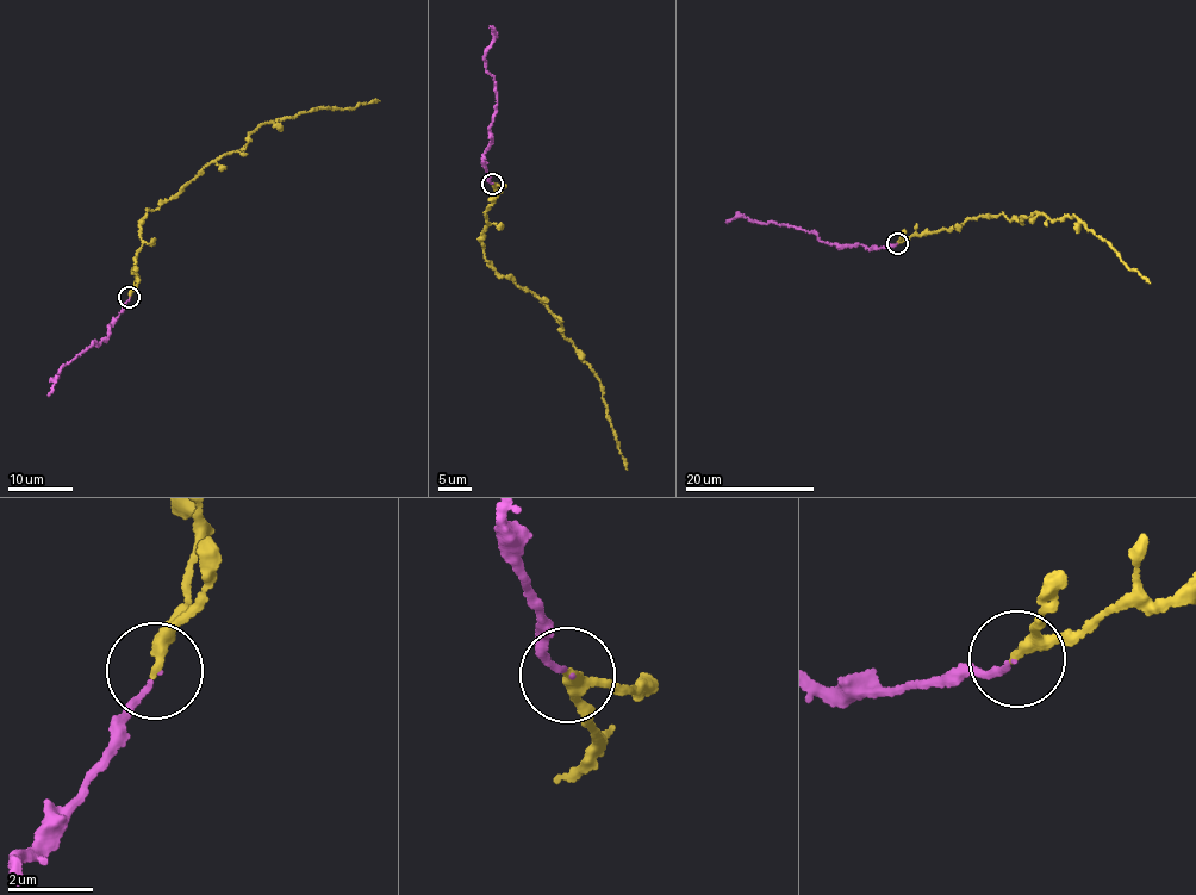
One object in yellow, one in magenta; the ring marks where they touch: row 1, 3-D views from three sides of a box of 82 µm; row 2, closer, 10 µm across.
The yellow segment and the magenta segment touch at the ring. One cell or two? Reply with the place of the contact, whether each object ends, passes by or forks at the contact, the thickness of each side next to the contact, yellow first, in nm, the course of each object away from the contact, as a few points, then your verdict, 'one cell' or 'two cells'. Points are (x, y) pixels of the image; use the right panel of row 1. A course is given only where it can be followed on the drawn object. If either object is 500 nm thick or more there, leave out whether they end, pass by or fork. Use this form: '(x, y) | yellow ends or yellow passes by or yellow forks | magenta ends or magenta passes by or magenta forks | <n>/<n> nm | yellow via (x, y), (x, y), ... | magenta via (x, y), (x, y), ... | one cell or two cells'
(897, 243) | yellow passes by | magenta ends | 220/80 nm | yellow via (897, 243), (992, 215), (1017, 221), (1034, 213), (1061, 221), (1075, 217), (1109, 242), (1121, 261), (1150, 284) | magenta via (897, 243), (869, 248), (858, 244), (842, 246), (783, 223), (735, 216), (726, 222) | one cell

